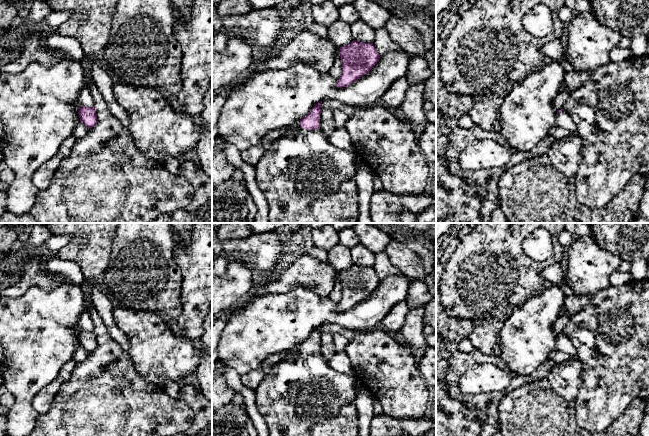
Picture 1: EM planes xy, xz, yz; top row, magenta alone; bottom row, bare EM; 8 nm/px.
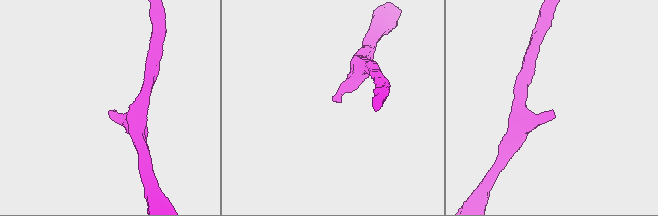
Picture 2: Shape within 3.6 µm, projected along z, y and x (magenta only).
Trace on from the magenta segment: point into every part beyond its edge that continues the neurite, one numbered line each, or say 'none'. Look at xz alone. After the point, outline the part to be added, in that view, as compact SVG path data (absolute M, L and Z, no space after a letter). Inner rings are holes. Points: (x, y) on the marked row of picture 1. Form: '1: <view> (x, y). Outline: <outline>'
1: xz (305, 178). Outline: M320 129L289 131L254 166L255 180L269 206L269 223L358 223L357 162L353 151L337 148Z

